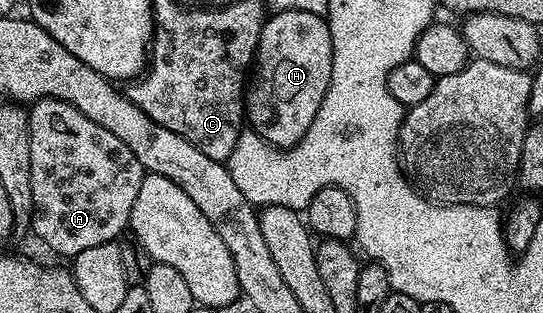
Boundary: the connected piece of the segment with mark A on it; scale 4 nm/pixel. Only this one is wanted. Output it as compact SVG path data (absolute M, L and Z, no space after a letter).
M45 97L42 101L32 102L28 112L31 137L31 188L34 195L32 232L37 233L48 246L53 247L57 255L62 258L65 256L66 259L76 257L79 251L87 251L87 247L99 247L99 243L117 241L129 229L131 207L135 207L135 195L139 195L139 187L145 178L146 171L139 163L139 159L135 159L135 155L131 155L127 143L119 143L119 139L115 139L115 135L111 135L111 131L103 131L103 127L99 127L99 123L87 119L87 115L83 115L83 111L71 107L71 103L63 103L59 99Z

